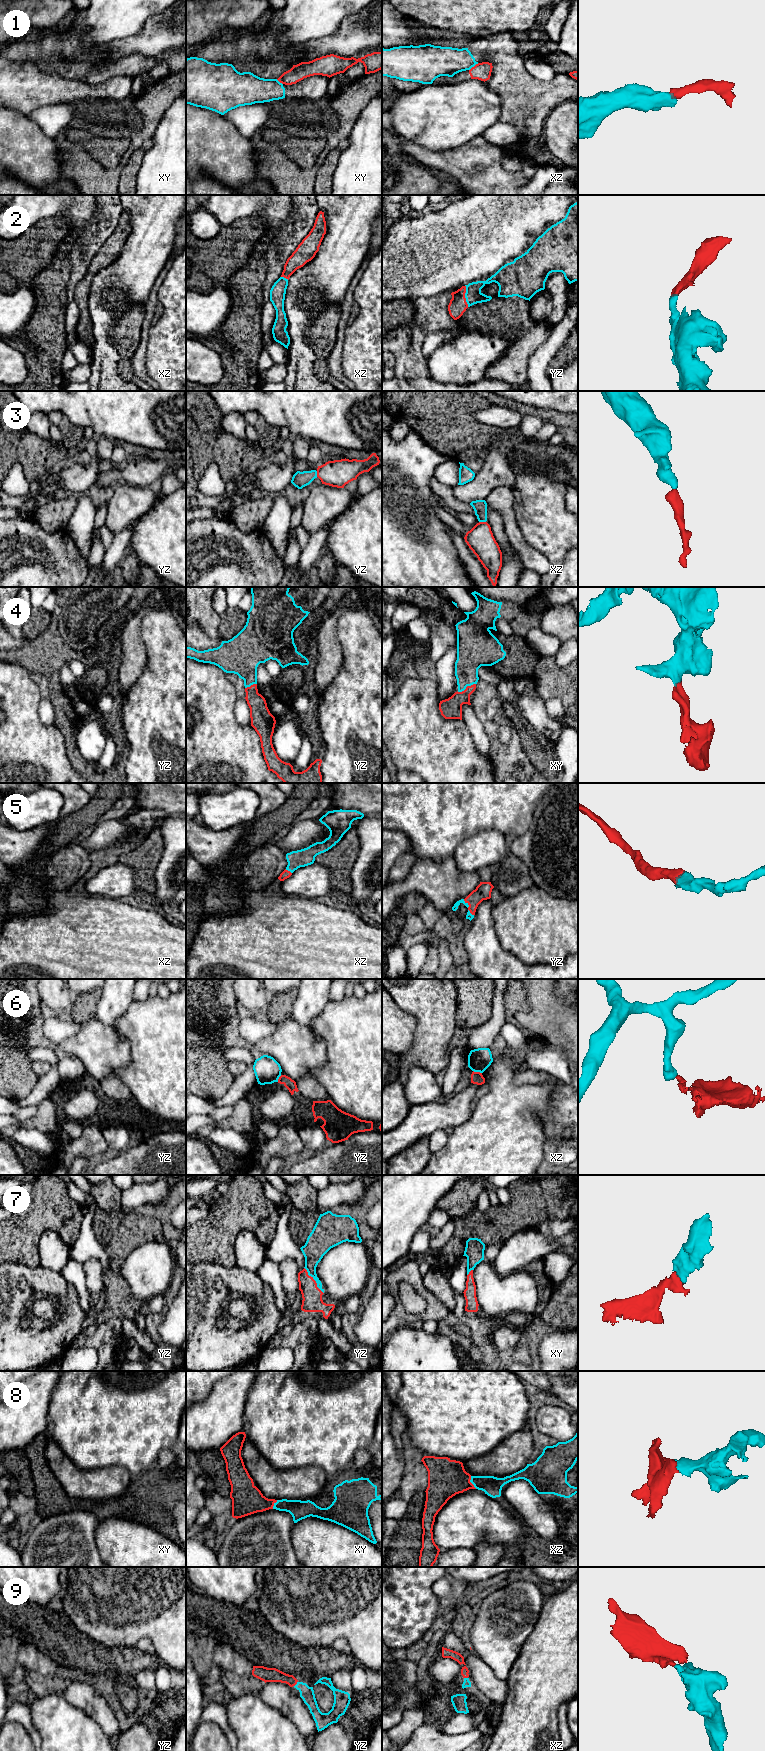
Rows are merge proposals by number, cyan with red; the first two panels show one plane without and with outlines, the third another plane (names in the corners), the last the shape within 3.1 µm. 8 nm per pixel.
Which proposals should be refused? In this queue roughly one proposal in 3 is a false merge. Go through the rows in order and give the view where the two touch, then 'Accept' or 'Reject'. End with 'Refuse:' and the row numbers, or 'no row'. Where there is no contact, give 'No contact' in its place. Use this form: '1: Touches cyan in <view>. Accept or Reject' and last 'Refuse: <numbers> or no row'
1: Touches cyan in xz. Reject
2: Touches cyan in yz. Accept
3: Touches cyan in xz. Accept
4: Touches cyan in xy. Accept
5: Touches cyan in yz. Accept
6: Touches cyan in xz. Reject
7: Touches cyan in yz. Accept
8: Touches cyan in xz. Accept
9: Touches cyan in yz. Accept
Refuse: 1, 6

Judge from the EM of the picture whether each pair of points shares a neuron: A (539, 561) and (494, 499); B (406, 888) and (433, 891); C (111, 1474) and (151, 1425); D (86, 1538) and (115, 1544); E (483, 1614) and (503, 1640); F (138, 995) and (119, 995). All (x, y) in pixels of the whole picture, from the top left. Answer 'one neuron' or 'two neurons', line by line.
A: one neuron
B: one neuron
C: two neurons
D: two neurons
E: one neuron
F: two neurons

